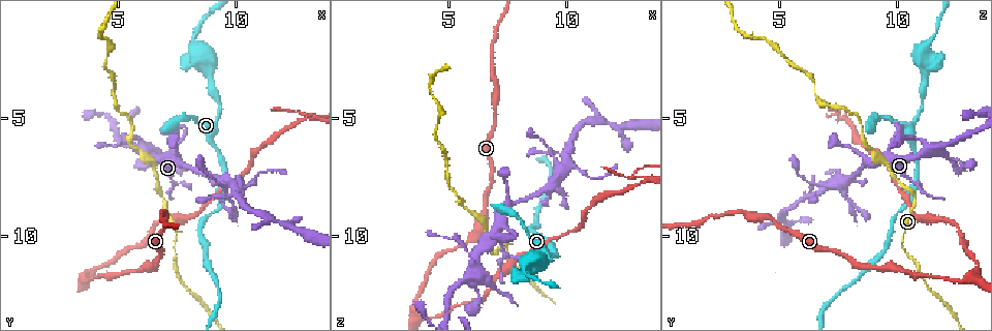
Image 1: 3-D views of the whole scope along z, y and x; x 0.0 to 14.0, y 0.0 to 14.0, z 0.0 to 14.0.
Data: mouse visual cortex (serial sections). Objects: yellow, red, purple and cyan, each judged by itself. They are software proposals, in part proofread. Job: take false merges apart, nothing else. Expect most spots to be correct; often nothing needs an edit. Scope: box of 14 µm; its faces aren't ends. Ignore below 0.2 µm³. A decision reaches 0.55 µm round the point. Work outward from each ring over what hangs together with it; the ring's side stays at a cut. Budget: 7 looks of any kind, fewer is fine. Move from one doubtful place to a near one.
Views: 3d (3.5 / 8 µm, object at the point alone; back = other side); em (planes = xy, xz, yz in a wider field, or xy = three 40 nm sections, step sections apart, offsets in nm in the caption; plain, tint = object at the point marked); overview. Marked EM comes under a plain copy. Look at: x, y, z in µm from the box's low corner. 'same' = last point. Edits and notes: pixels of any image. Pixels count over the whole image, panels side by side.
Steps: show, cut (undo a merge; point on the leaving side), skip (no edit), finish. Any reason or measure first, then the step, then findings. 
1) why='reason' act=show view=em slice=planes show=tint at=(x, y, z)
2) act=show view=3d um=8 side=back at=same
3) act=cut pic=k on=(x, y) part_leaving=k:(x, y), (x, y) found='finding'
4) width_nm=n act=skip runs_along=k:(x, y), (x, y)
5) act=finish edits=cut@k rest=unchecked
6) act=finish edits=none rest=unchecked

why='arms part here' act=show view=3d um=3.5 side=back at=(3.6, 11.7, 13.1)

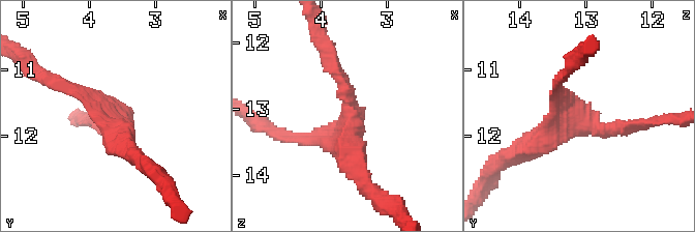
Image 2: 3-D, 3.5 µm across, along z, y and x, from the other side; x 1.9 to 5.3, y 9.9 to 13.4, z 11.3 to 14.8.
arms=3 arm_widths_nm=150,200,400 act=show view=em slice=xy step=5 show=tint at=(3.55, 11.75, 13.10)

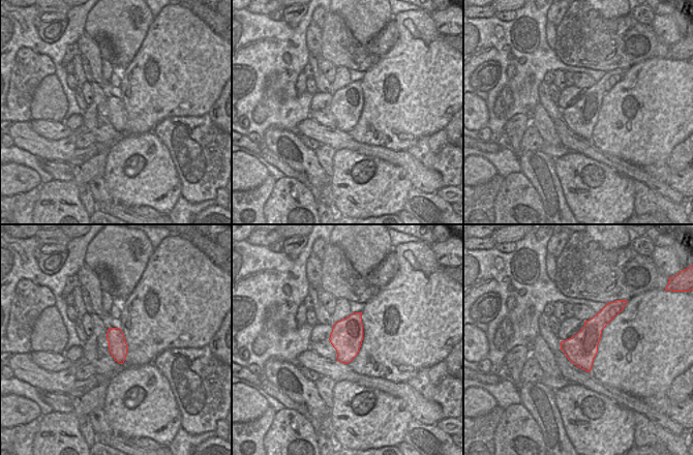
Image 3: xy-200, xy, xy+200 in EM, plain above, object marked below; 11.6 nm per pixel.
width_nm=380 act=skip runs_along=2:(637, 124), (595, 127), (554, 86) found='all the same cell'

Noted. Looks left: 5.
why='a fork' act=show view=3d um=3.5 at=(6.2, 6.3, 11.3)

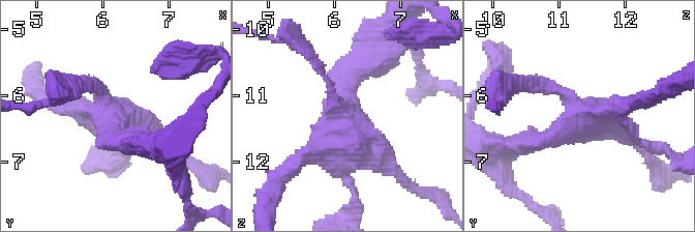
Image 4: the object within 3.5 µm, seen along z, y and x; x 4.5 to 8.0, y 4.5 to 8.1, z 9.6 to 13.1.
act=show view=em slice=xy step=5 show=tint at=(6.15, 6.45, 11.30)

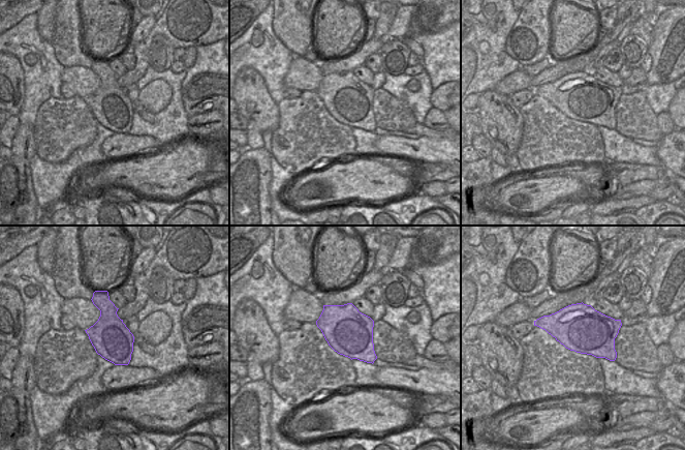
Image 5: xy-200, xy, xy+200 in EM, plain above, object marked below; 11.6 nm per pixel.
act=skip runs_along=4:(358, 70), (344, 128), (288, 171) found='all the same cell'

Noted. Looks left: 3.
why='sudden change in width' act=show view=3d um=3.5 side=back at=(9.4, 8.7, 10.5)

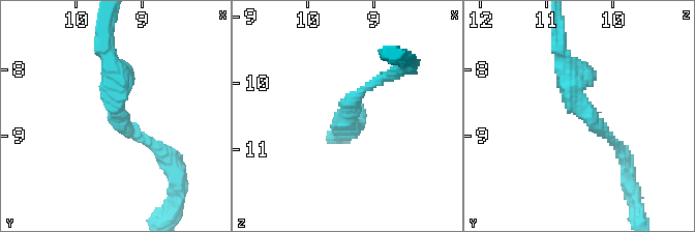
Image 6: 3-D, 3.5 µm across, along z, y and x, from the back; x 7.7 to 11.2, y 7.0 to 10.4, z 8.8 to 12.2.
arm_widths_nm=150,350 why='now the EM' act=show view=em slice=xy step=3 show=tint at=(9.40, 8.65, 10.40)

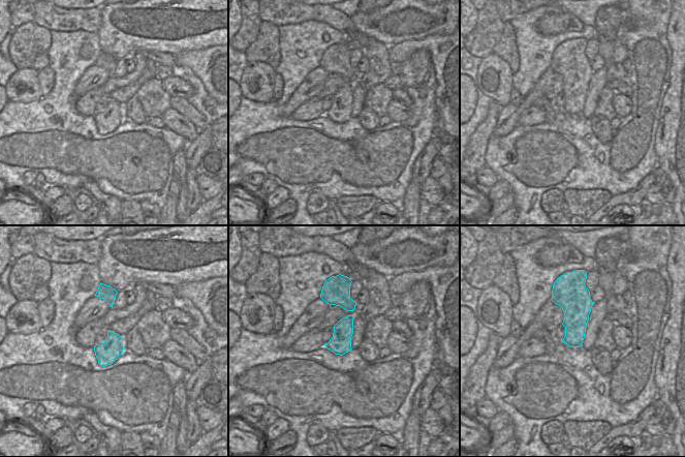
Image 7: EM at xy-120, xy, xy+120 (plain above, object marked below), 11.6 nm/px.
width_nm=260 act=skip runs_along=6:(561, 53), (571, 94), (621, 151) found='continuous, no second cell'

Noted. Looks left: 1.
act=finish edits=none rest=unchecked

